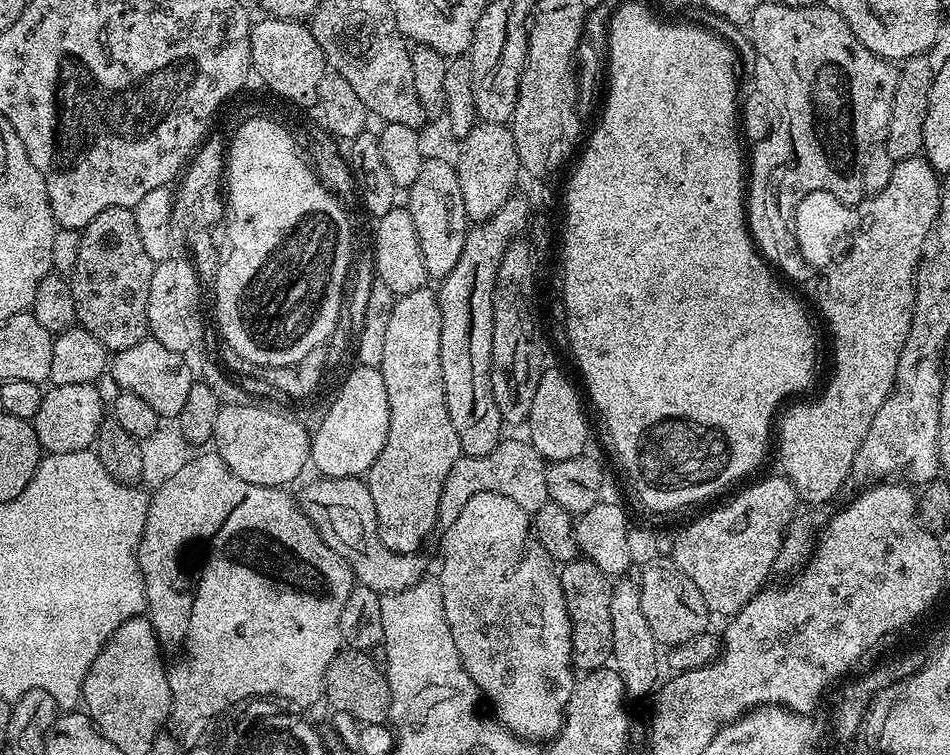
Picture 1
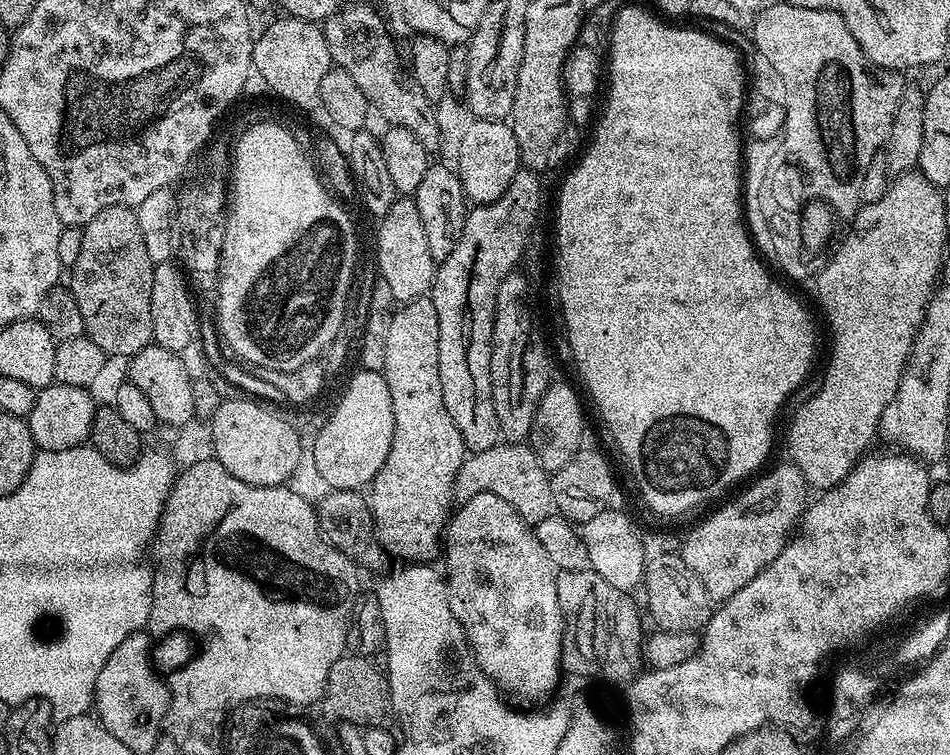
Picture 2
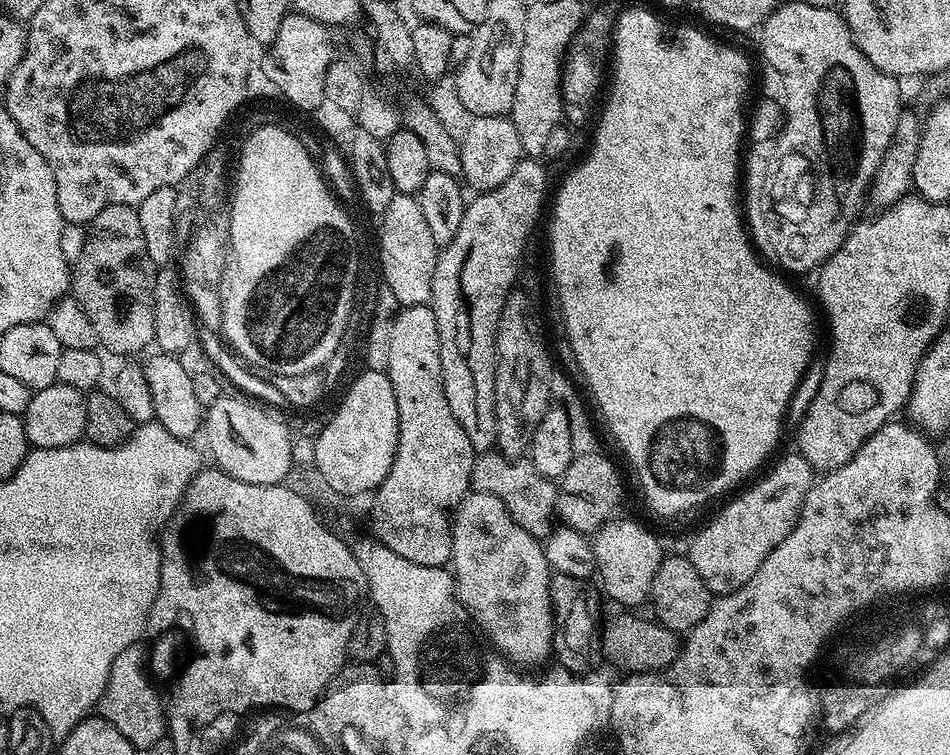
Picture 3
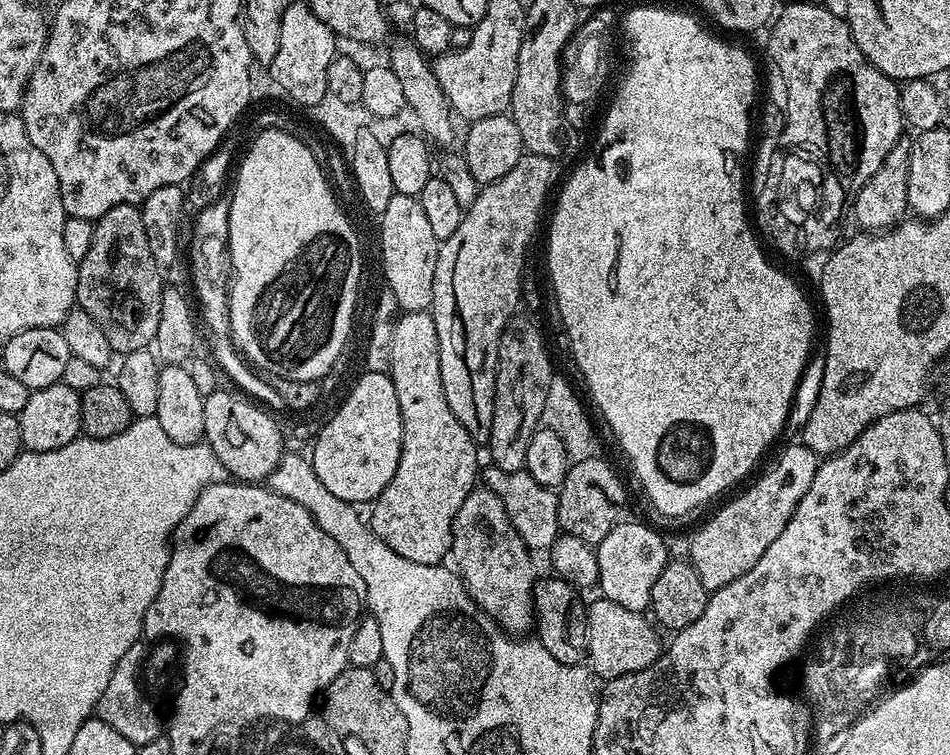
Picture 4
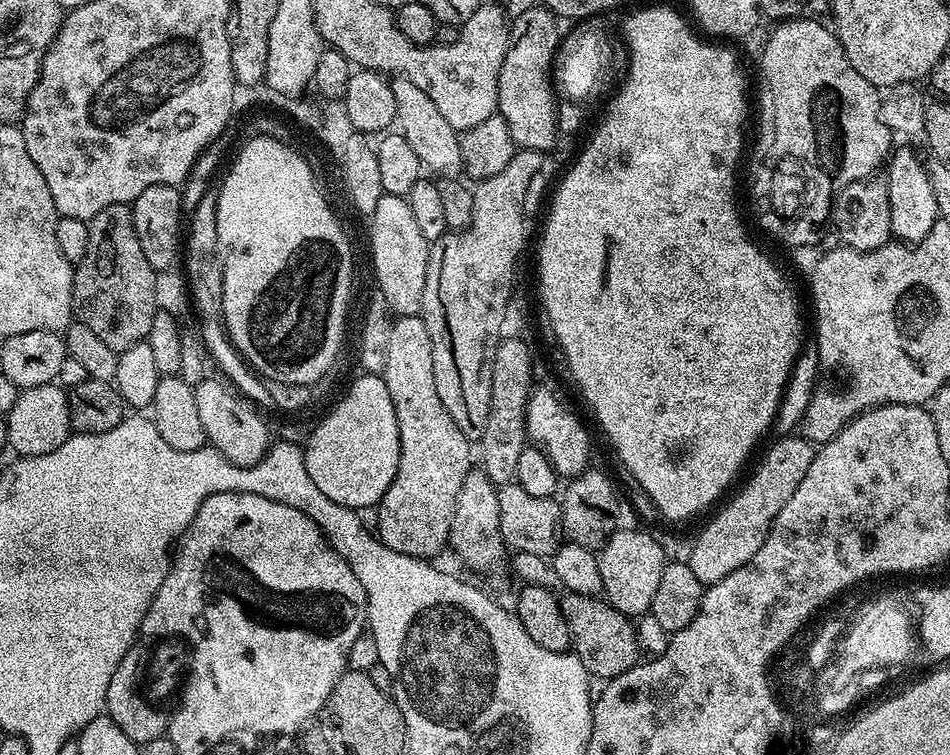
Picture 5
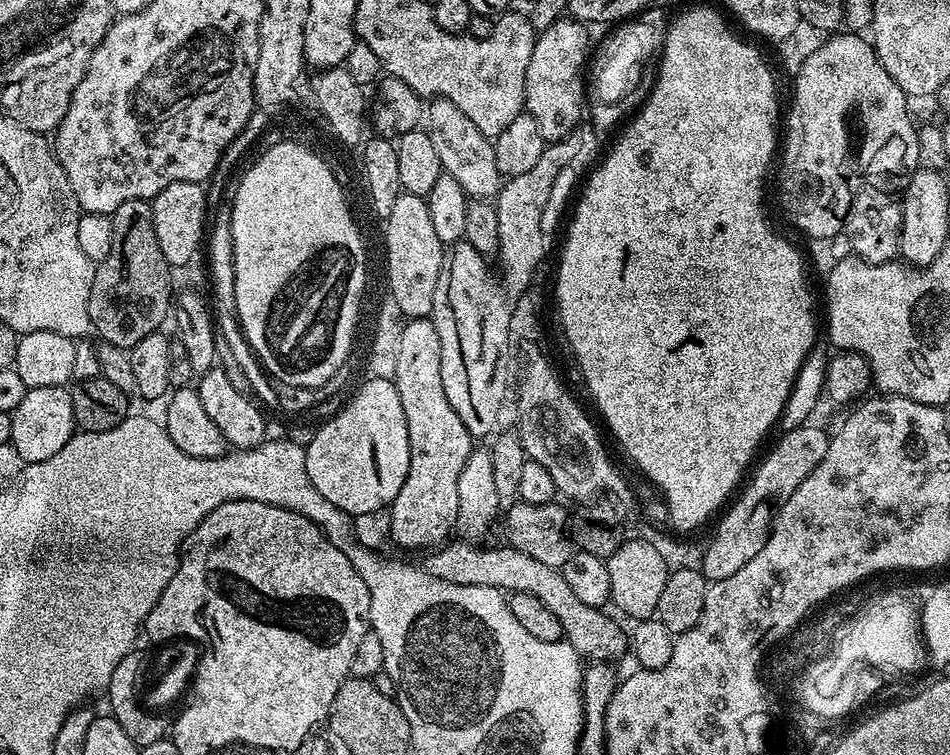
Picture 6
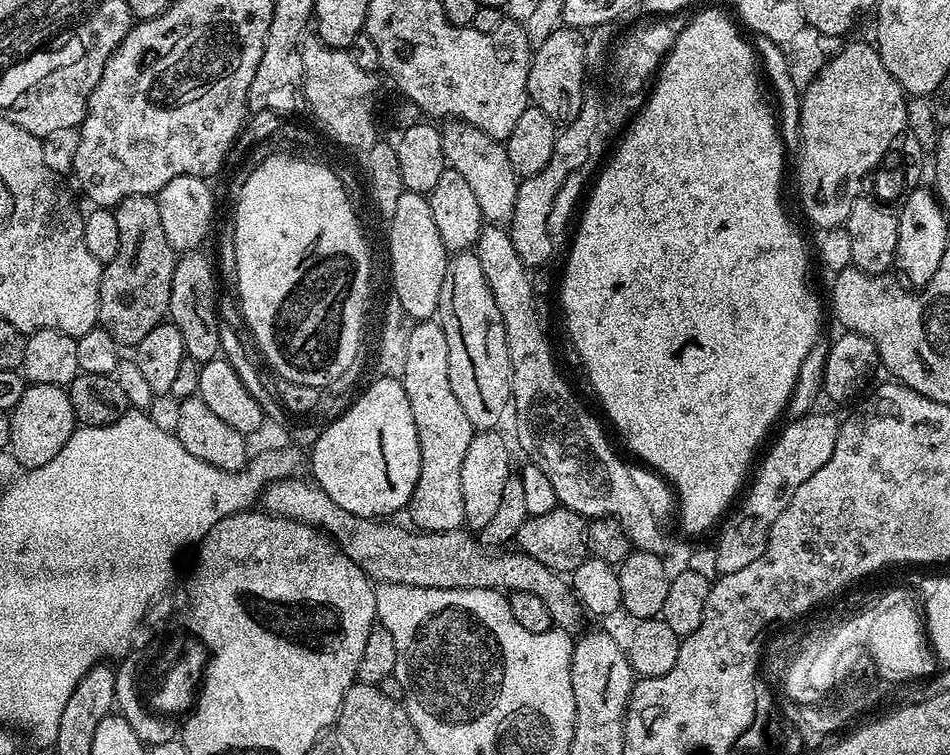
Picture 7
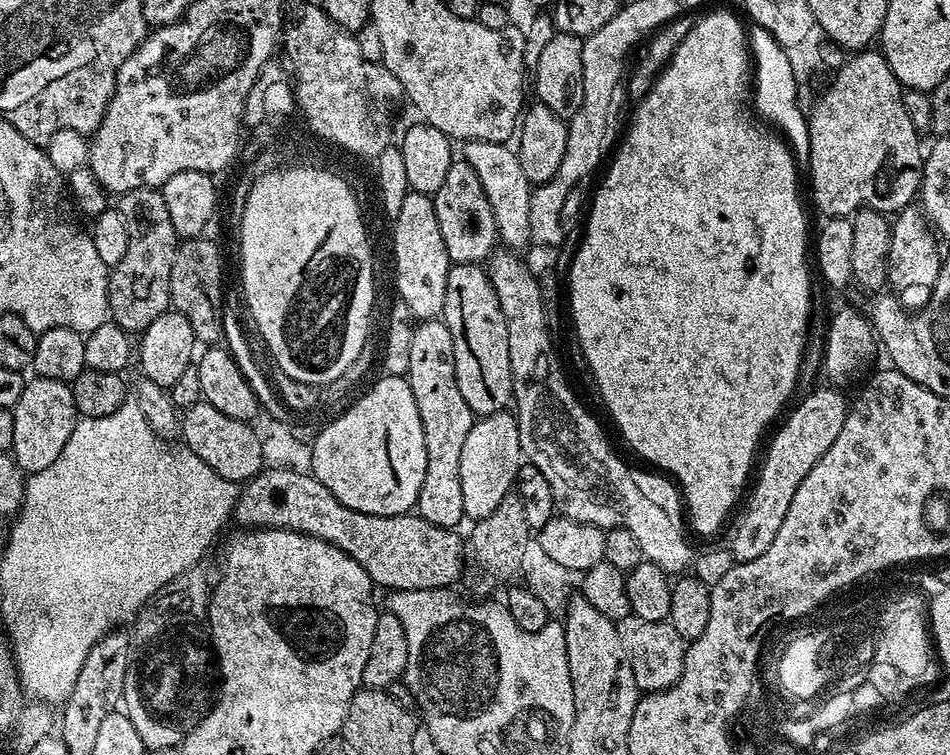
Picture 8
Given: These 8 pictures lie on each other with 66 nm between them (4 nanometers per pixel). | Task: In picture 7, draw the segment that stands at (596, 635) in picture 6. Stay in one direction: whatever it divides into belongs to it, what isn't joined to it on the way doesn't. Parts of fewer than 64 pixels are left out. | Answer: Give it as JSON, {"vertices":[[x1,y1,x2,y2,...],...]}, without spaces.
{"vertices":[[300,479,272,481,262,493,263,511,309,524,331,536,338,547,373,581,423,588,495,588,538,594,538,598,546,602,546,610,550,610,550,618,555,627,561,628,563,632,577,631,582,609,571,583,561,573,542,566,542,562,533,556,527,556,519,550,493,550,477,537,476,541,472,537,475,535,468,530,421,532,412,526,403,528,400,524,392,524,396,522,355,516,350,514,350,510,342,510,338,502,330,498,330,494]]}

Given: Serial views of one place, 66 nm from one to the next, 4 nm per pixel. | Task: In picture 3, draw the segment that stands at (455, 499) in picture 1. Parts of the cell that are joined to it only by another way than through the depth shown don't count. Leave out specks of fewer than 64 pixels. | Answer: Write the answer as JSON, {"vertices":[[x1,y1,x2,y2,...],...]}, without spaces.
{"vertices":[[498,451,479,453,472,467,471,491,494,494,506,506,510,518,526,530,526,534,537,538,547,537,554,527,556,516,557,485,547,480,527,459,511,460]]}

